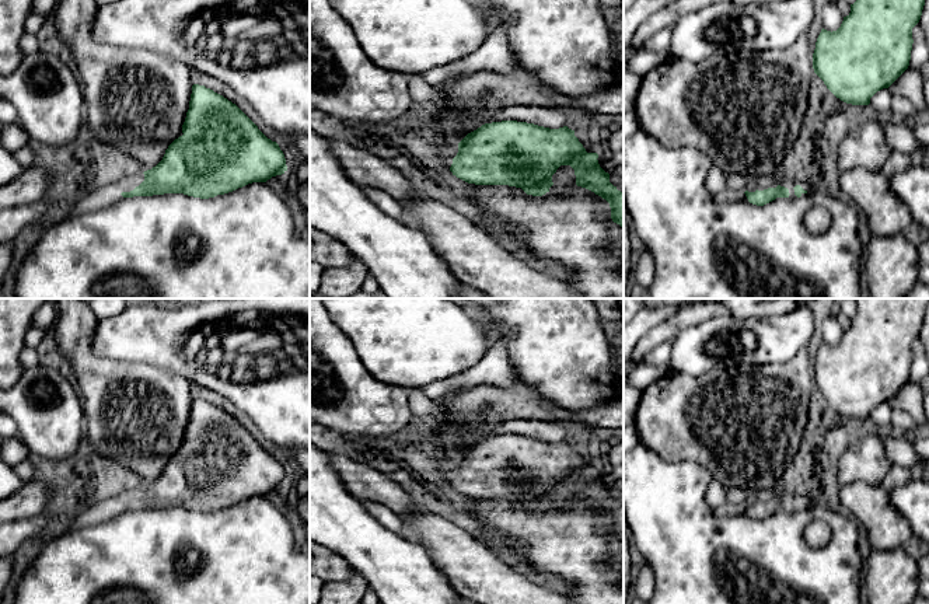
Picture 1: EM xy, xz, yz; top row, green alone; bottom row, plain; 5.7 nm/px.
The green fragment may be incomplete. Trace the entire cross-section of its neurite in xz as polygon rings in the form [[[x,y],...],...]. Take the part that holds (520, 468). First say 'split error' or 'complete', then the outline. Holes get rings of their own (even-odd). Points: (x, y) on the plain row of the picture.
split error; [[[527,436],[485,437],[458,458],[444,455],[443,476],[457,492],[475,499],[509,499],[542,510],[560,479],[574,483],[576,499],[610,517],[611,533],[624,542],[624,506],[610,496],[597,467],[587,467],[574,444]]]

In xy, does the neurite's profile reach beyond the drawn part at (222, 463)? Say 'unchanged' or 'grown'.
grown

